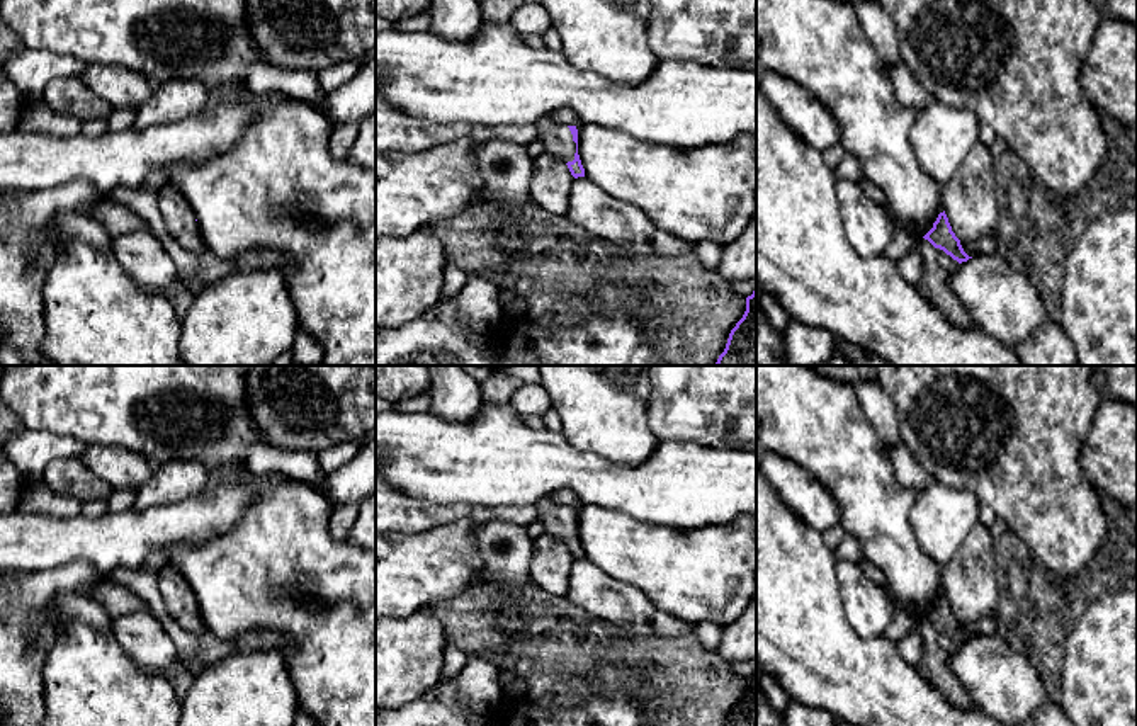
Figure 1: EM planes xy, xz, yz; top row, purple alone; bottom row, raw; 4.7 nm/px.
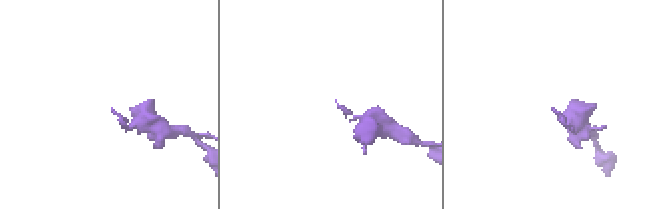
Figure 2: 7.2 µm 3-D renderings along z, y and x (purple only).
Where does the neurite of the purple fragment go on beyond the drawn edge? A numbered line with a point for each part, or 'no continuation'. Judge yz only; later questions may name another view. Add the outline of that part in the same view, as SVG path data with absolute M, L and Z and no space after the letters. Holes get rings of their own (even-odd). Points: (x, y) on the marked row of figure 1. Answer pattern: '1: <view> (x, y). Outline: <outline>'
1: yz (937, 266). Outline: M913 236L913 248L923 257L921 287L926 296L943 311L943 315L959 328L972 325L969 313L948 289L947 277L960 265L943 250L935 248L923 236Z

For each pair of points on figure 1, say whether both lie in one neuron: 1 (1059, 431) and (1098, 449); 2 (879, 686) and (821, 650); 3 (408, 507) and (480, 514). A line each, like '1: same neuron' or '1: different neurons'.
1: different neurons
2: same neuron
3: same neuron

